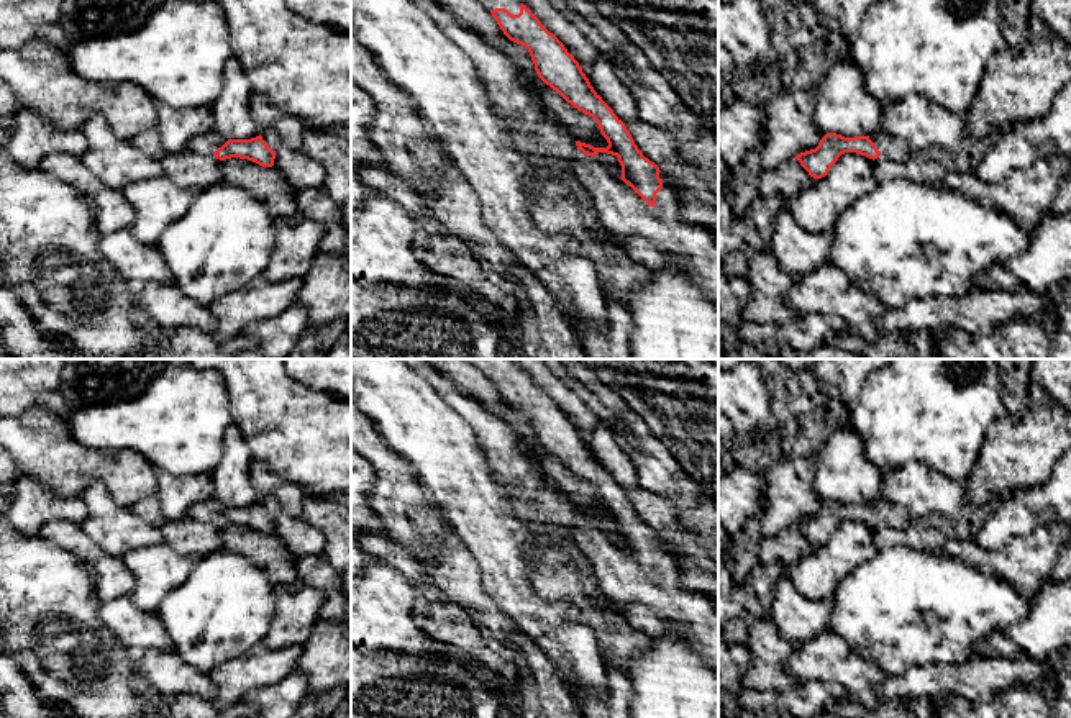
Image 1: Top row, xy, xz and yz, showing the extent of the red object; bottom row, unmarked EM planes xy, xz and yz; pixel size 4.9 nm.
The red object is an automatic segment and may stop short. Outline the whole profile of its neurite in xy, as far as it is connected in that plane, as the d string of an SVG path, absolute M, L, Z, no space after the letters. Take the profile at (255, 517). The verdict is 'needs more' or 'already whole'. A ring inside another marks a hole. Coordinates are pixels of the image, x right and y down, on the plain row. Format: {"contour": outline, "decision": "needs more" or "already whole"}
{"contour": "M208 498L190 507L187 516L202 523L215 523L220 528L248 526L262 534L272 534L276 526L276 518L264 510L261 502L251 507L226 507L216 498Z", "decision": "needs more"}

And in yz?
{"contour": "M877 498L871 503L855 505L827 500L815 516L800 520L794 526L800 529L810 544L822 546L845 520L856 520L873 528L882 523L896 529L905 529L915 523L904 507Z", "decision": "needs more"}

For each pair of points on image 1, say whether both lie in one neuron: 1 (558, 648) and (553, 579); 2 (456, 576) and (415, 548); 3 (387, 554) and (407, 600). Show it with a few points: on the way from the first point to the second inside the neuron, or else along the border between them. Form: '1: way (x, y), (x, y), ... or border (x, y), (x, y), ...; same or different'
1: border (530, 572), (540, 595), (563, 600), (586, 625); different
2: way (446, 572), (435, 568), (425, 558); same
3: border (369, 556), (397, 569), (419, 590); different

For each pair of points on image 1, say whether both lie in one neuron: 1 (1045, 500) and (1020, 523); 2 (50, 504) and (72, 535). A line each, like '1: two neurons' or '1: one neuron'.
1: one neuron
2: two neurons

